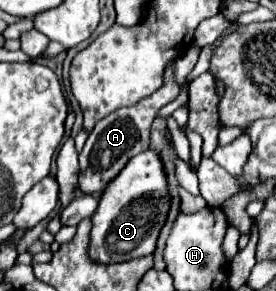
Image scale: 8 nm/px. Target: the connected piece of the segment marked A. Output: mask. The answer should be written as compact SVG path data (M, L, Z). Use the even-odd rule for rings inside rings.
M173 64L167 66L165 72L165 86L161 90L157 90L153 96L141 100L139 104L135 104L133 108L121 108L111 112L109 116L105 116L103 120L99 120L99 124L91 130L83 152L79 154L79 162L81 162L81 172L79 172L79 186L83 194L103 194L107 184L125 168L125 164L139 152L149 148L149 132L151 132L151 124L157 116L157 112L173 102L179 94L179 86L175 82L173 76Z

